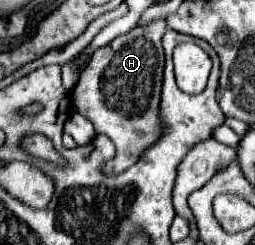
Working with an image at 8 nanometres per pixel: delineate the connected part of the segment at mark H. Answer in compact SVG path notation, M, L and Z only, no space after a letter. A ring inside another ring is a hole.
M155 19L115 37L109 45L93 53L89 67L81 73L79 83L73 89L77 113L93 121L95 131L105 133L117 145L117 156L102 167L107 175L123 173L131 167L161 133L157 117L165 65L161 37L165 31L165 19Z

